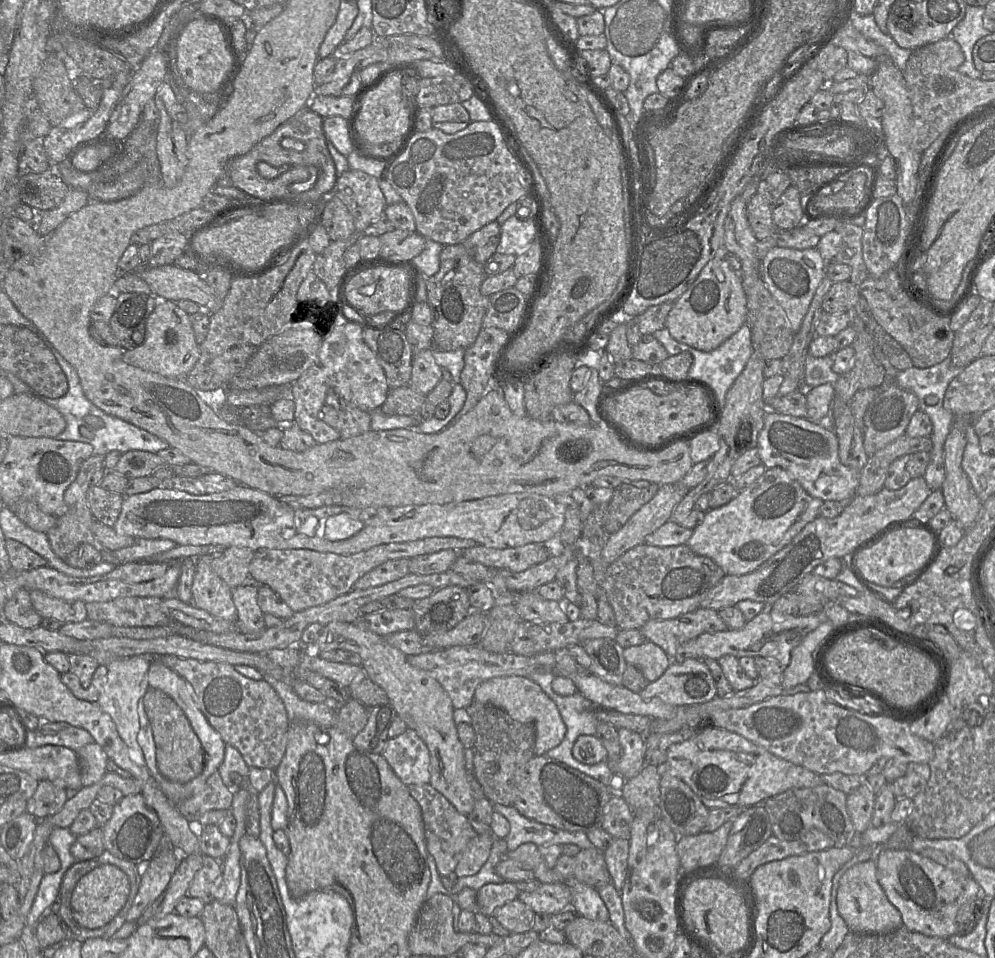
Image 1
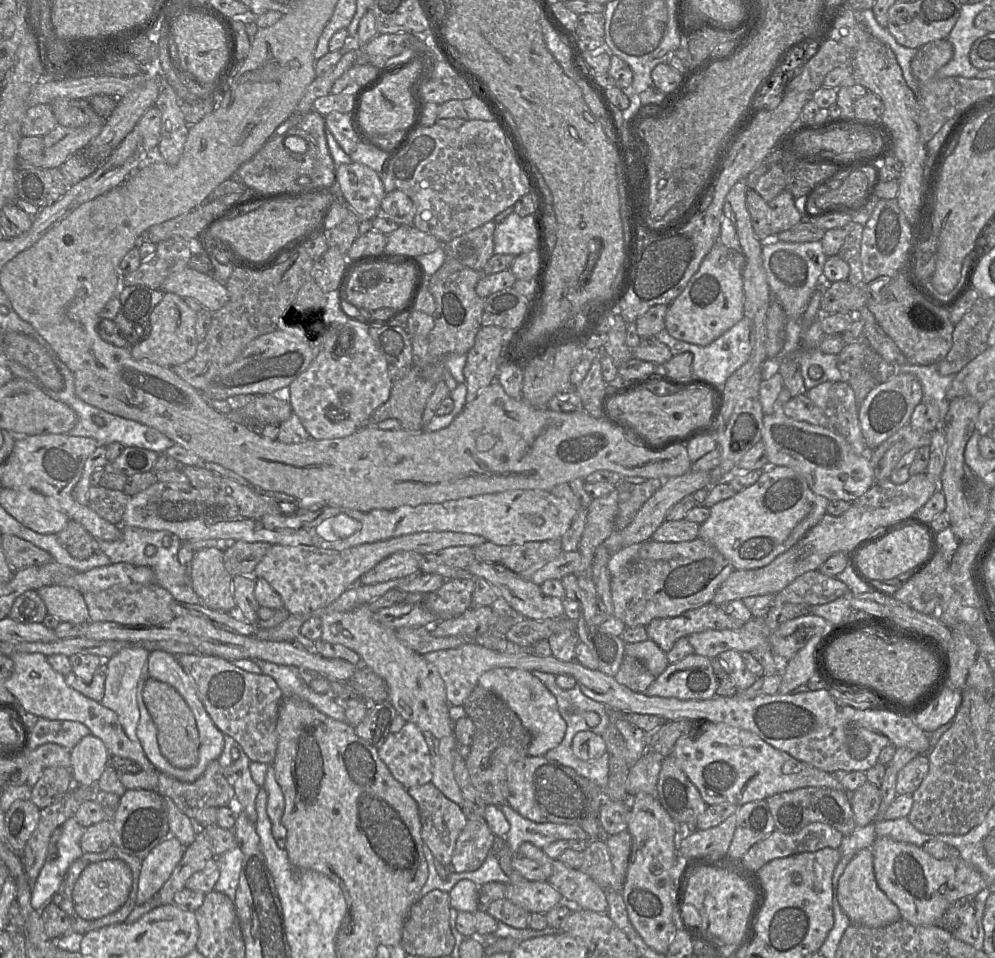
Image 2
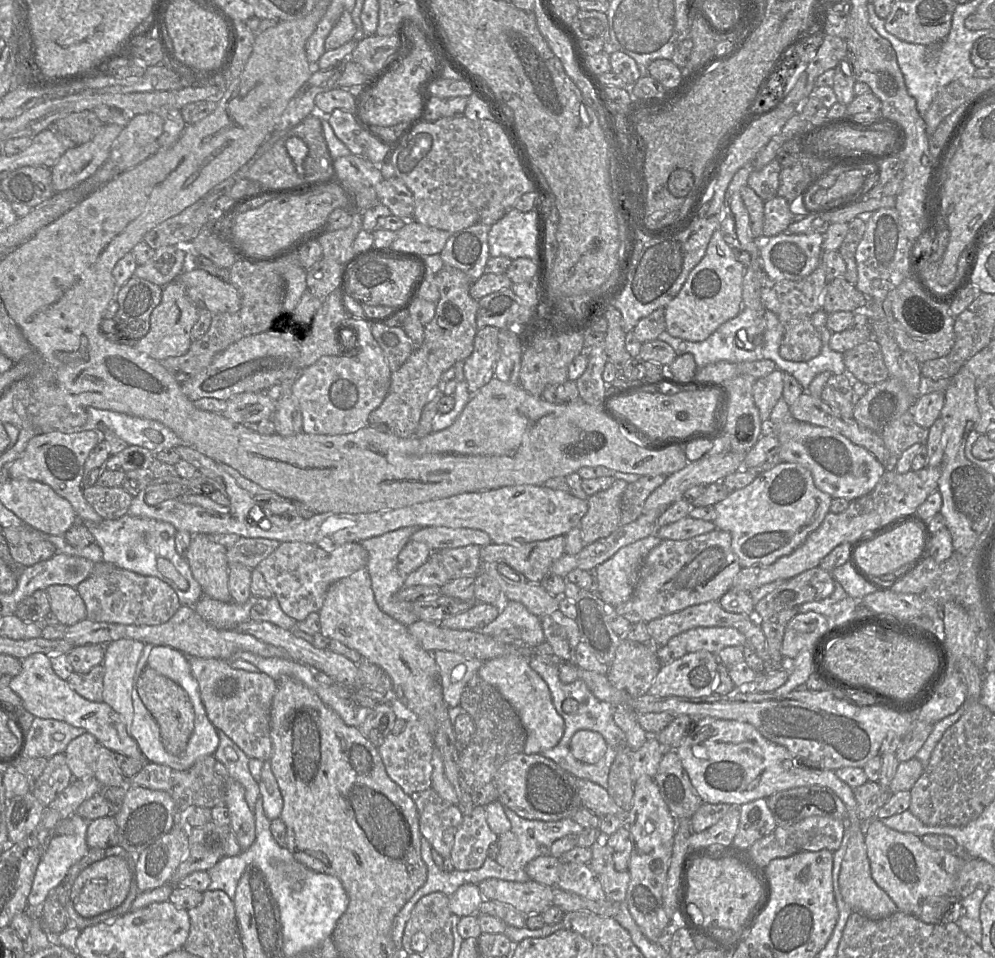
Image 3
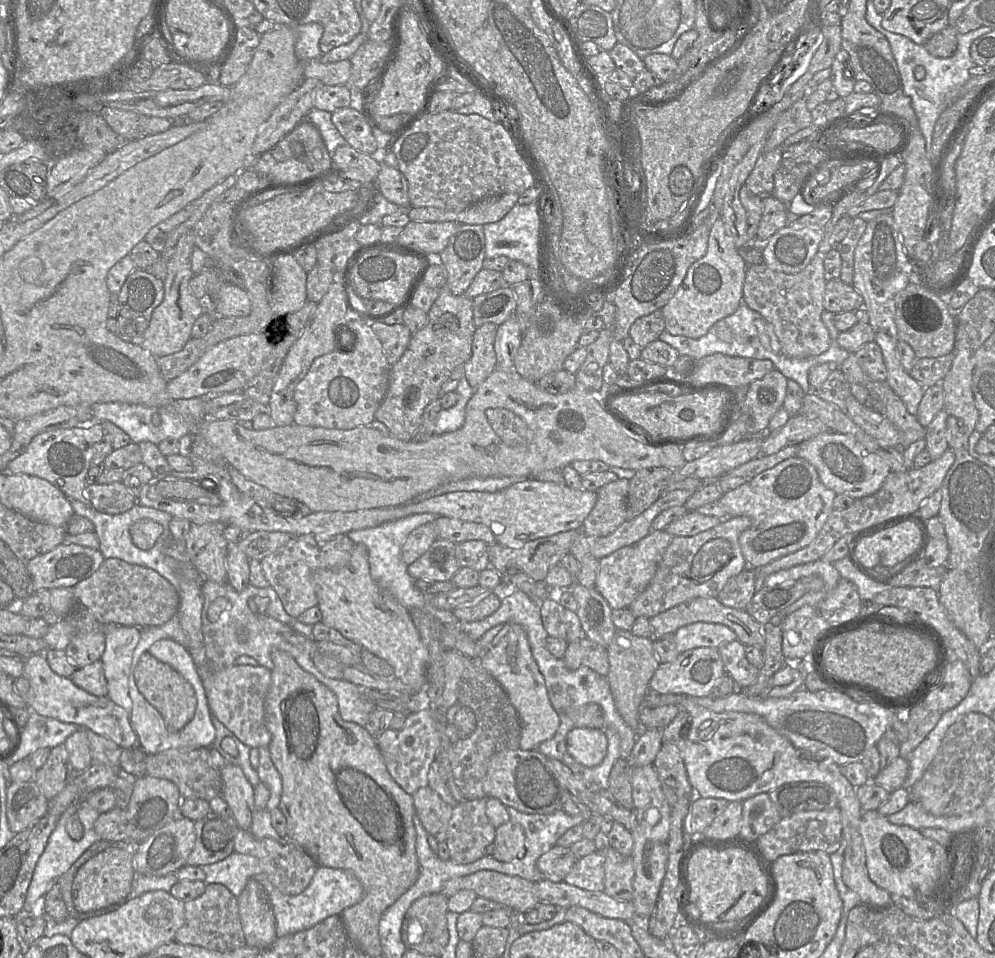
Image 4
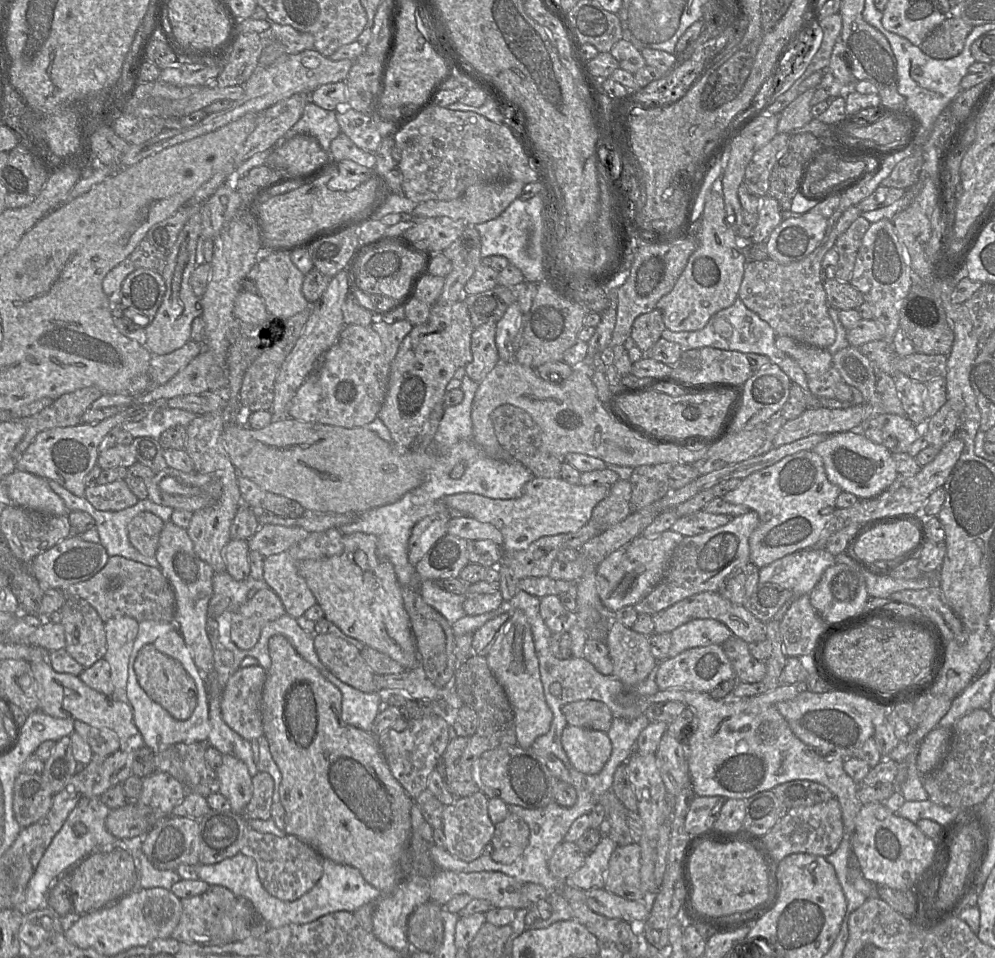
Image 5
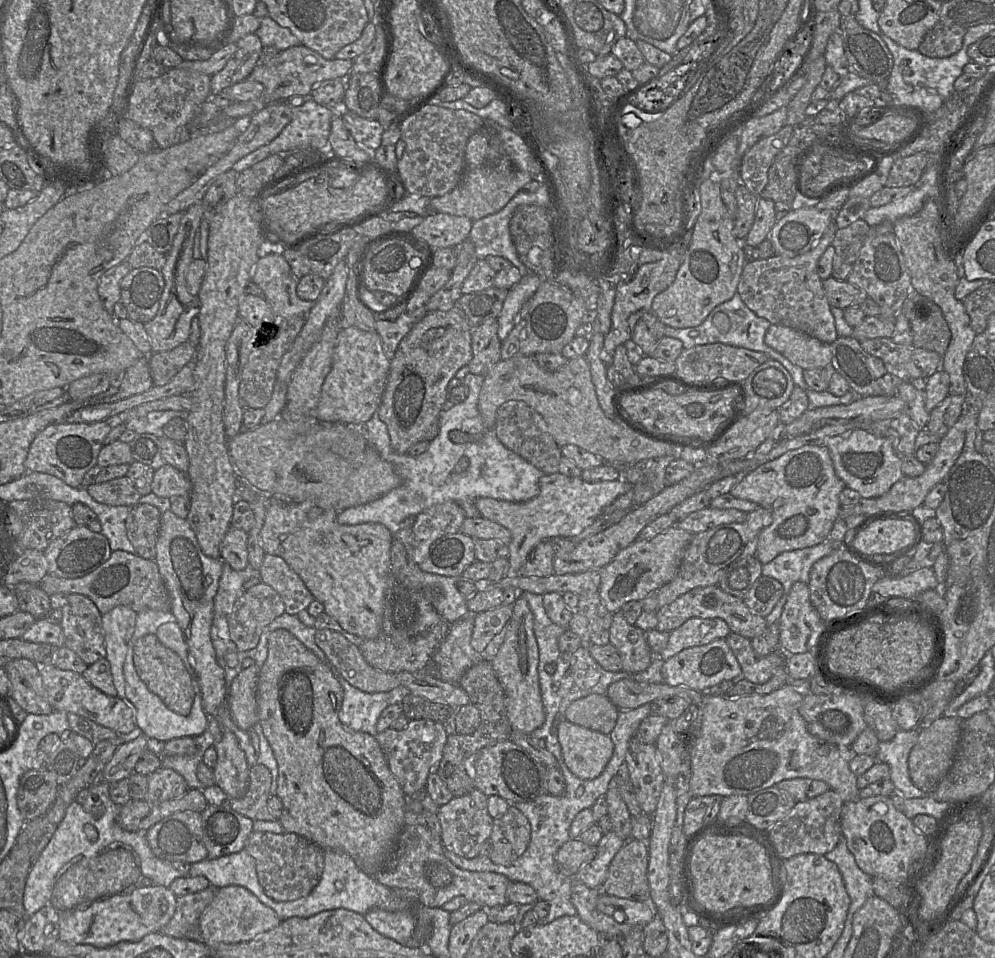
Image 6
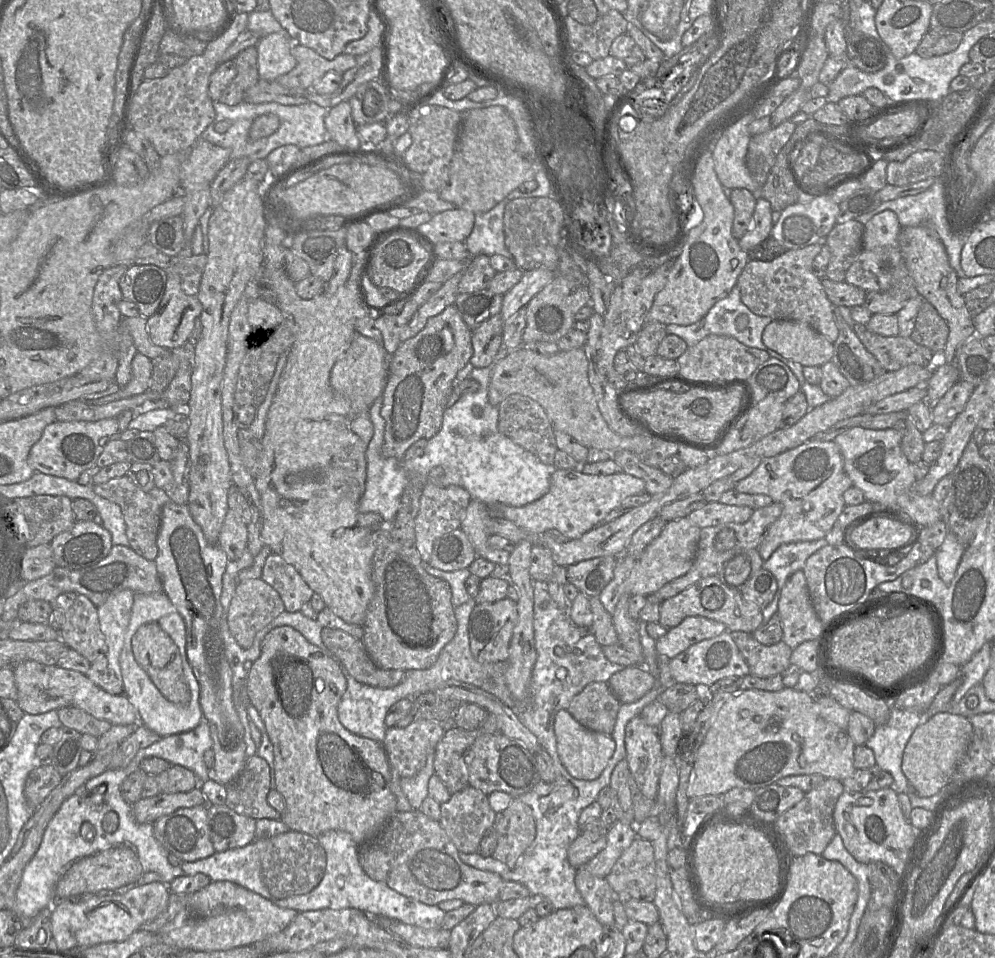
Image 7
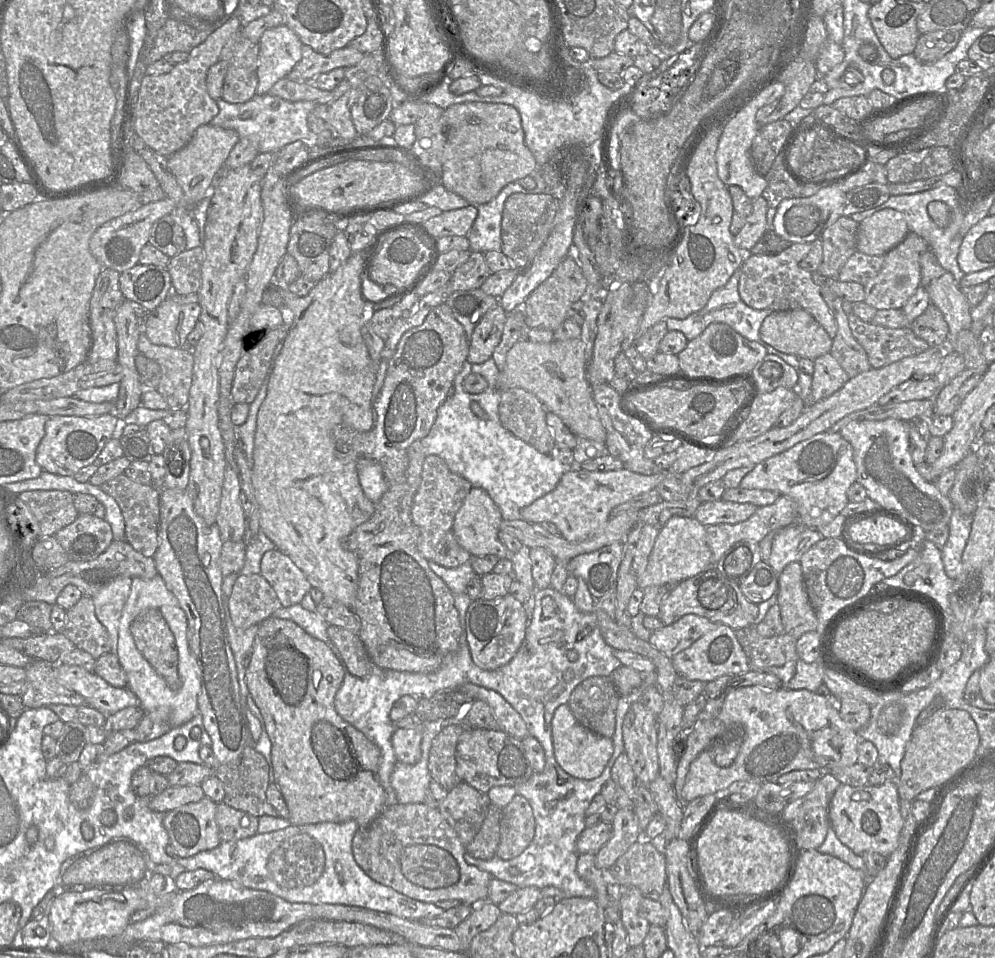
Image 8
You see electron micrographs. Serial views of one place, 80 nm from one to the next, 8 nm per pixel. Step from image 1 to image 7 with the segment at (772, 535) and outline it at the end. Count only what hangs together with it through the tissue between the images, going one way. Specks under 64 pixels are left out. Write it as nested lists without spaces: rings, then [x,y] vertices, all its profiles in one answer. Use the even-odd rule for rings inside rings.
[[[809,440],[773,457],[762,459],[759,466],[735,484],[745,494],[763,494],[782,505],[780,517],[770,526],[758,551],[764,561],[782,544],[824,538],[845,507],[844,492],[853,486],[847,475],[839,447],[834,441]]]

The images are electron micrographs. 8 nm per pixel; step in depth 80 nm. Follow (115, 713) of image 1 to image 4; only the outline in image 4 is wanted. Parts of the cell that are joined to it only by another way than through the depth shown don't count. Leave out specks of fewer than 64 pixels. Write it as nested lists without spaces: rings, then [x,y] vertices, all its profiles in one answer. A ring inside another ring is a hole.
[[[104,625],[106,648],[101,657],[108,686],[108,698],[127,712],[132,710],[129,674],[141,629],[136,626]]]

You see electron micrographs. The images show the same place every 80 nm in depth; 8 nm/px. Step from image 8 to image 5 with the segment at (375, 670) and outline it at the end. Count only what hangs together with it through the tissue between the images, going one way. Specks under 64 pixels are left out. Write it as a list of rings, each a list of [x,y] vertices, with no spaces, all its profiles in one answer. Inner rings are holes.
[[[319,634],[314,637],[314,647],[322,664],[339,680],[364,693],[380,691],[374,681],[375,673],[366,664],[361,652],[354,645],[332,634]]]

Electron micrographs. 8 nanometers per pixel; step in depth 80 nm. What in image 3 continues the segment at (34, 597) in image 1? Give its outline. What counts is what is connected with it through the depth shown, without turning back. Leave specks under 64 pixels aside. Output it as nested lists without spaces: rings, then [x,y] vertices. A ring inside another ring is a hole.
[[[52,585],[46,590],[50,612],[59,623],[72,626],[87,617],[86,605],[76,588],[67,585]]]

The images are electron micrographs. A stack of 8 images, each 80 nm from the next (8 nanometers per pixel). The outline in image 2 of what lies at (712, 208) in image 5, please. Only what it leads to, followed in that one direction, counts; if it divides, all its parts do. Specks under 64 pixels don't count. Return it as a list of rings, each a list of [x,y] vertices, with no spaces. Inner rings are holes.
[[[719,239],[702,260],[682,292],[668,305],[665,329],[675,339],[707,346],[744,317],[742,271],[729,257],[729,249]]]

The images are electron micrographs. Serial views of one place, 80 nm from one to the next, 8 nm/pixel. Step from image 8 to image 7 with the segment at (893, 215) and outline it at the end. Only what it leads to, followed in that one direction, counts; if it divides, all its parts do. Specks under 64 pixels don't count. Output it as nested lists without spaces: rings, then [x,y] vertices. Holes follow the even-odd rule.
[[[885,210],[872,217],[864,225],[863,249],[874,250],[878,247],[898,246],[901,225],[892,210]]]

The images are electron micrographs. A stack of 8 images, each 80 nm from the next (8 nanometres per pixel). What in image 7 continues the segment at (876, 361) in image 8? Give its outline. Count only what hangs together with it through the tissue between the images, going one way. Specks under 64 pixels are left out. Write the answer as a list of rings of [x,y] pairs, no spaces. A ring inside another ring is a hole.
[[[854,321],[853,331],[864,347],[878,360],[884,370],[896,371],[916,364],[932,367],[933,371],[946,363],[943,353],[935,353],[929,348],[915,343],[910,337],[882,336],[870,332],[865,325]]]

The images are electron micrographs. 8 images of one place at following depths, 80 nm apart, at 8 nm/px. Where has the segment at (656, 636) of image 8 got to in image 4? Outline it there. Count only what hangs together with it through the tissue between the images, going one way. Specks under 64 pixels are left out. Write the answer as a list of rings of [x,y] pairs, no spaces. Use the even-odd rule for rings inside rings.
[[[695,622],[674,632],[678,653],[698,647],[715,647],[737,639],[736,633],[720,623]]]

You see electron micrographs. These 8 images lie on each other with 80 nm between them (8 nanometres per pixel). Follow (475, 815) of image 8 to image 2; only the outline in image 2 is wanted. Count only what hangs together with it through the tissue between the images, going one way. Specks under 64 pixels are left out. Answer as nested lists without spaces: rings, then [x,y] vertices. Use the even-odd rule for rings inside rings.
[[[484,817],[469,819],[460,833],[452,862],[455,872],[472,872],[484,863],[496,835],[489,829]]]

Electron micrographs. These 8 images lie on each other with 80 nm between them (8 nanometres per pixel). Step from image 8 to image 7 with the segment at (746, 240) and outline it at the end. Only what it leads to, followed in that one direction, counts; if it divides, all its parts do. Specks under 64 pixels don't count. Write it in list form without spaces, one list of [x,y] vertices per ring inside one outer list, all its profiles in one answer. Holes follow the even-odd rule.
[[[758,198],[748,229],[738,244],[742,250],[751,250],[772,235],[772,208],[770,202]]]

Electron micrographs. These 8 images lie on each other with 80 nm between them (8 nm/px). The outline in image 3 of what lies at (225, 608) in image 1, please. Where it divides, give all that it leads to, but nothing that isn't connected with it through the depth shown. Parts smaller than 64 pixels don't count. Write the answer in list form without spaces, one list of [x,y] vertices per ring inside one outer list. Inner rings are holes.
[[[192,534],[191,542],[185,553],[185,558],[191,568],[192,574],[200,584],[203,595],[221,602],[230,602],[231,594],[228,582],[227,548],[210,539],[206,534]]]

